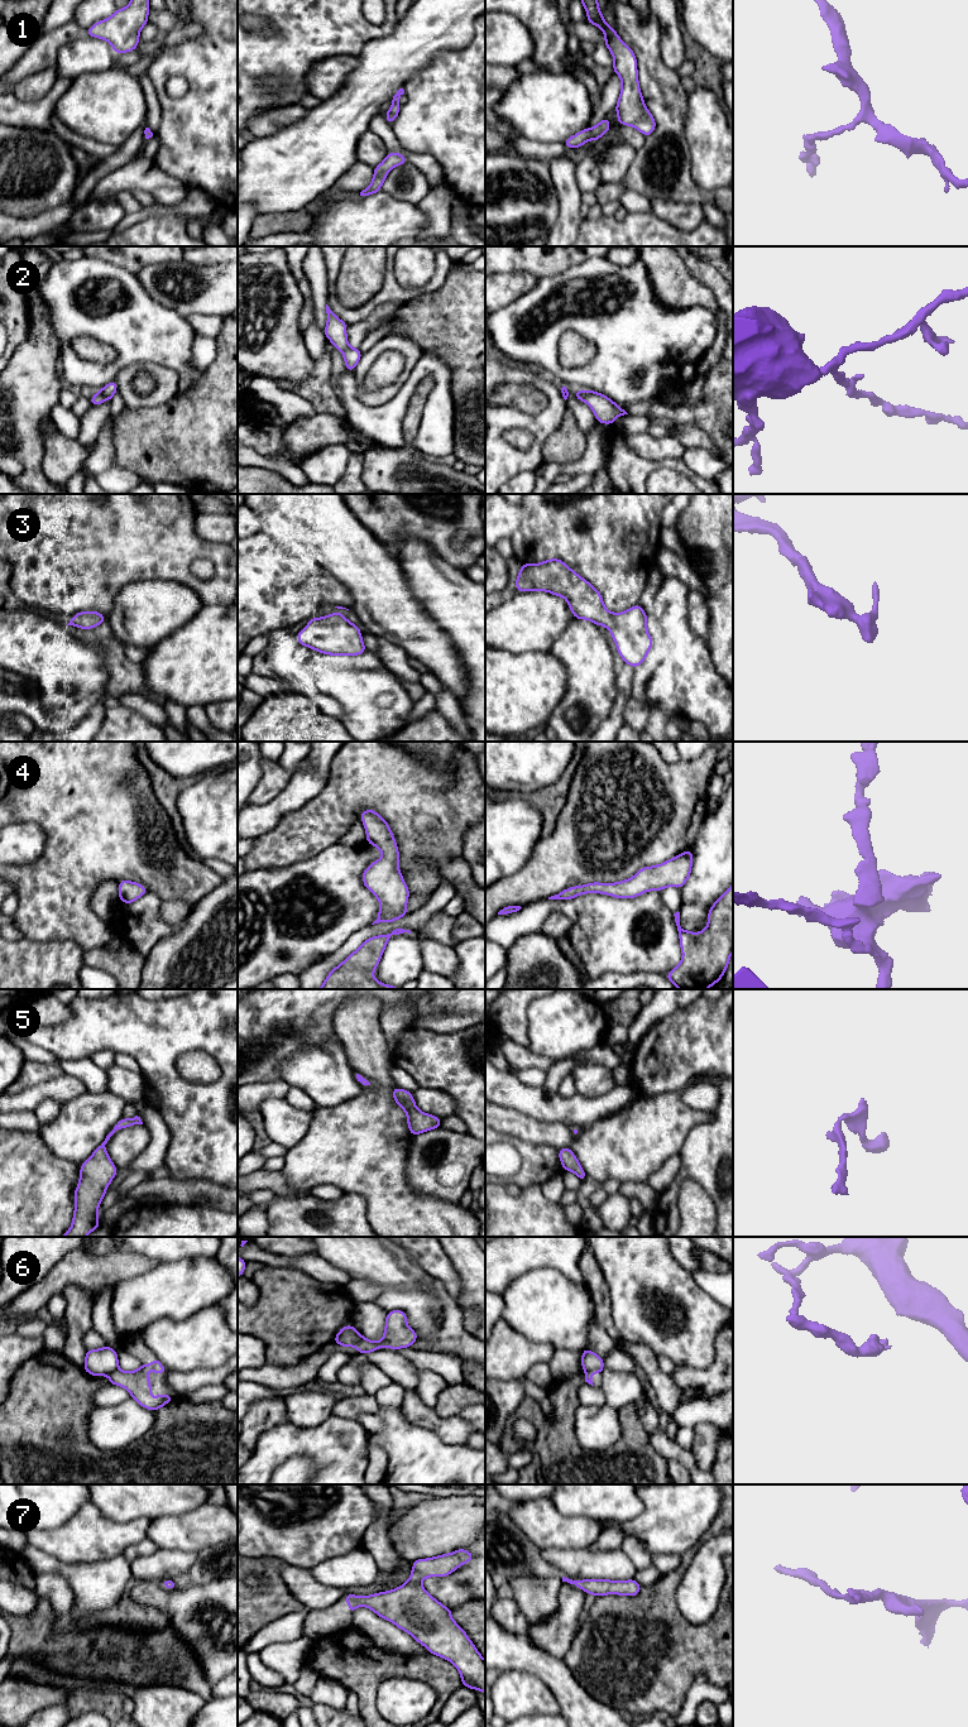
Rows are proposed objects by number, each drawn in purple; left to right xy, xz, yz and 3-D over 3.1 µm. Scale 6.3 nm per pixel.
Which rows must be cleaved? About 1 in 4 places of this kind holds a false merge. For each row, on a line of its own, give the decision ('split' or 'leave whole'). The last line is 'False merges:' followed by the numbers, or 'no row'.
1: leave whole
2: leave whole
3: leave whole
4: leave whole
5: leave whole
6: split
7: leave whole
False merges: 6

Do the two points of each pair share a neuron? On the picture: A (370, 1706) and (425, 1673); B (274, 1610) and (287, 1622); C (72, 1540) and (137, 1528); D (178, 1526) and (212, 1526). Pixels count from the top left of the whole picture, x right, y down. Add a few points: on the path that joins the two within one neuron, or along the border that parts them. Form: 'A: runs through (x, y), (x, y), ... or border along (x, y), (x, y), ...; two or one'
A: runs through (370, 1687), (387, 1669), (406, 1669); one
B: border along (302, 1606), (271, 1621), (257, 1632); two
C: runs through (89, 1538), (114, 1538), (120, 1535); one
D: runs through (187, 1526), (204, 1526); one

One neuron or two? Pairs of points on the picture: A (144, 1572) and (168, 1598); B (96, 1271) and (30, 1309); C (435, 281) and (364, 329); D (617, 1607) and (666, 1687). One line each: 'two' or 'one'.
A: two
B: one
C: two
D: one

